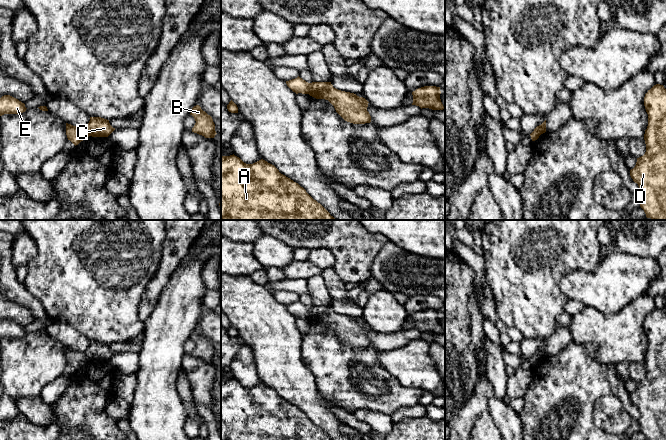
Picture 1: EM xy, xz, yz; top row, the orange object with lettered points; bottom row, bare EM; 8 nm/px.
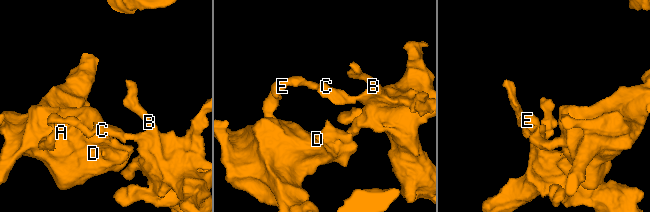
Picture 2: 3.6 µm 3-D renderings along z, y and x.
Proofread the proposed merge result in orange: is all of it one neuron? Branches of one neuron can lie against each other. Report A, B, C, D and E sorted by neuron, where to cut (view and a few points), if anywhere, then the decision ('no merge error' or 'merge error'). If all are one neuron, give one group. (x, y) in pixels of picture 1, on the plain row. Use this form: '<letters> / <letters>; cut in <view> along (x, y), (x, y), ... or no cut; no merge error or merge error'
A D E / B C; cut in xz along (311, 307), (308, 317); merge error

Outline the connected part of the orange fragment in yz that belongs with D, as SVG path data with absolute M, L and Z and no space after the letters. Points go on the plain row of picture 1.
M654 309L644 321L648 350L646 376L637 382L630 400L640 412L640 431L646 440L666 440L666 313Z

